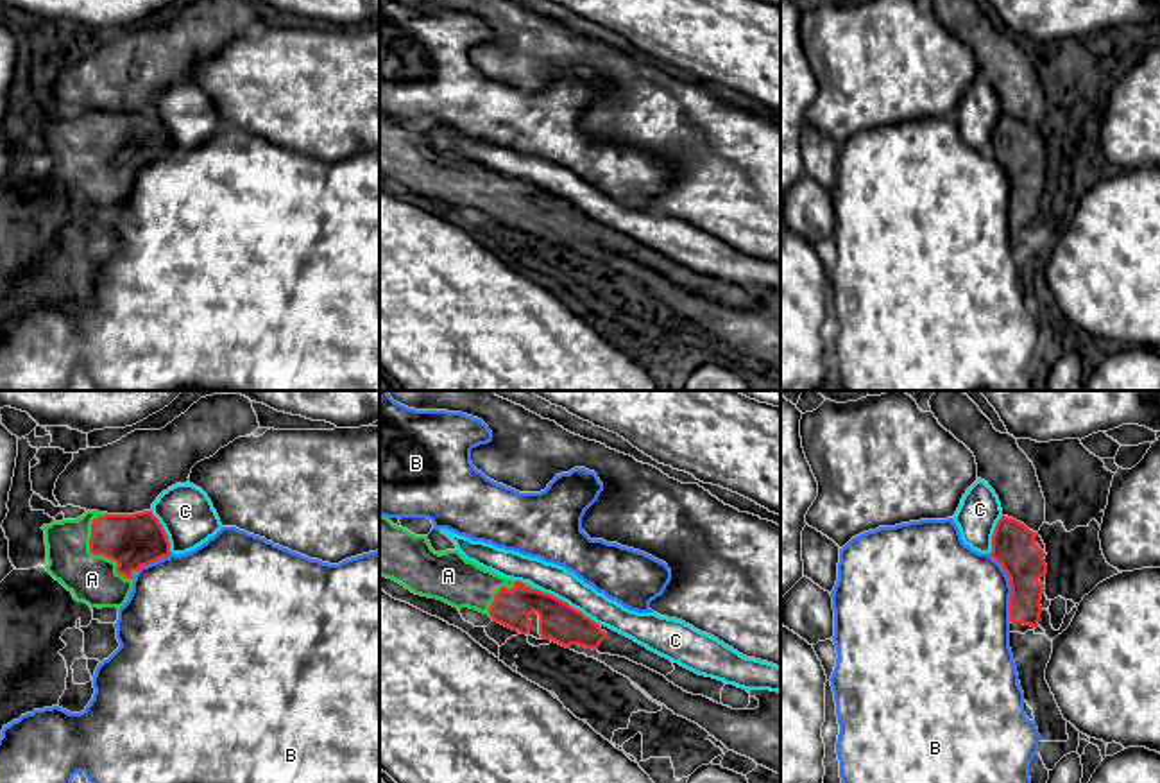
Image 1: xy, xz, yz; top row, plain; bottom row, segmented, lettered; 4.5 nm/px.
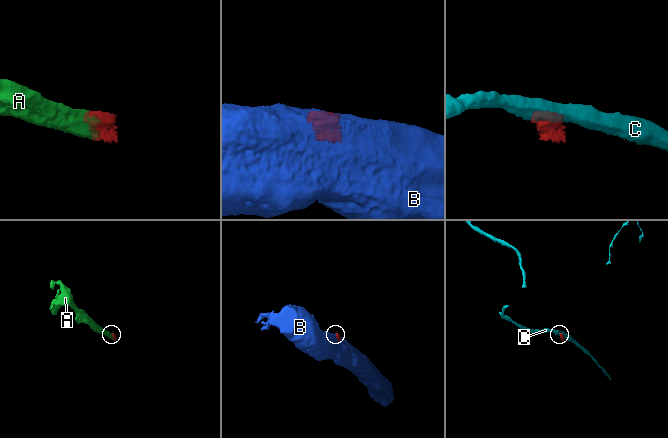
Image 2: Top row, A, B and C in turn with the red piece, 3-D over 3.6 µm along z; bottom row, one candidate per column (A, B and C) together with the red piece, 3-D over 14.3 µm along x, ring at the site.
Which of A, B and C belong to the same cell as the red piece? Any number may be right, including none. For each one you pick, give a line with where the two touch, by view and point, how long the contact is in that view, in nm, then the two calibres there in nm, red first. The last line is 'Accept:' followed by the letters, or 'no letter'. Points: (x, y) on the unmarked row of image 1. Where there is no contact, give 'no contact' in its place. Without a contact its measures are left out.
A: xy (97, 153) | 340 nm | 240/220 nm
Accept: A

